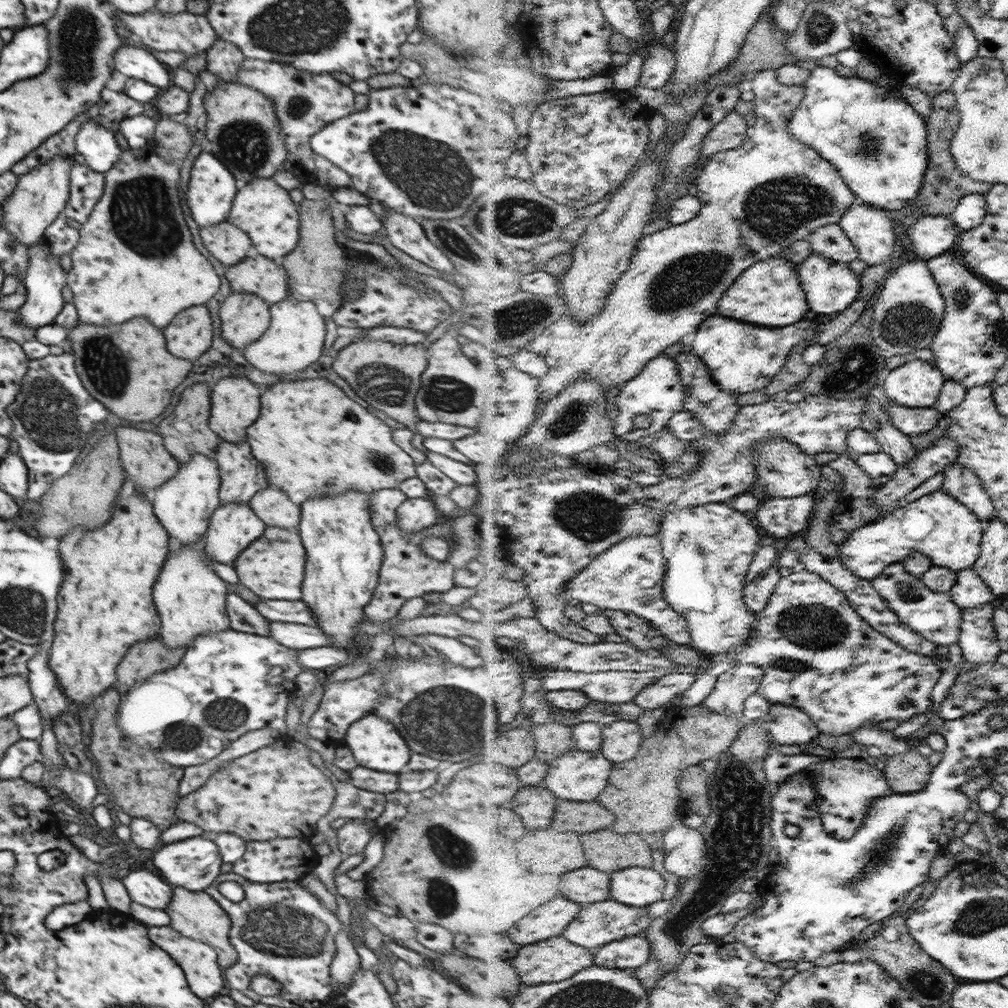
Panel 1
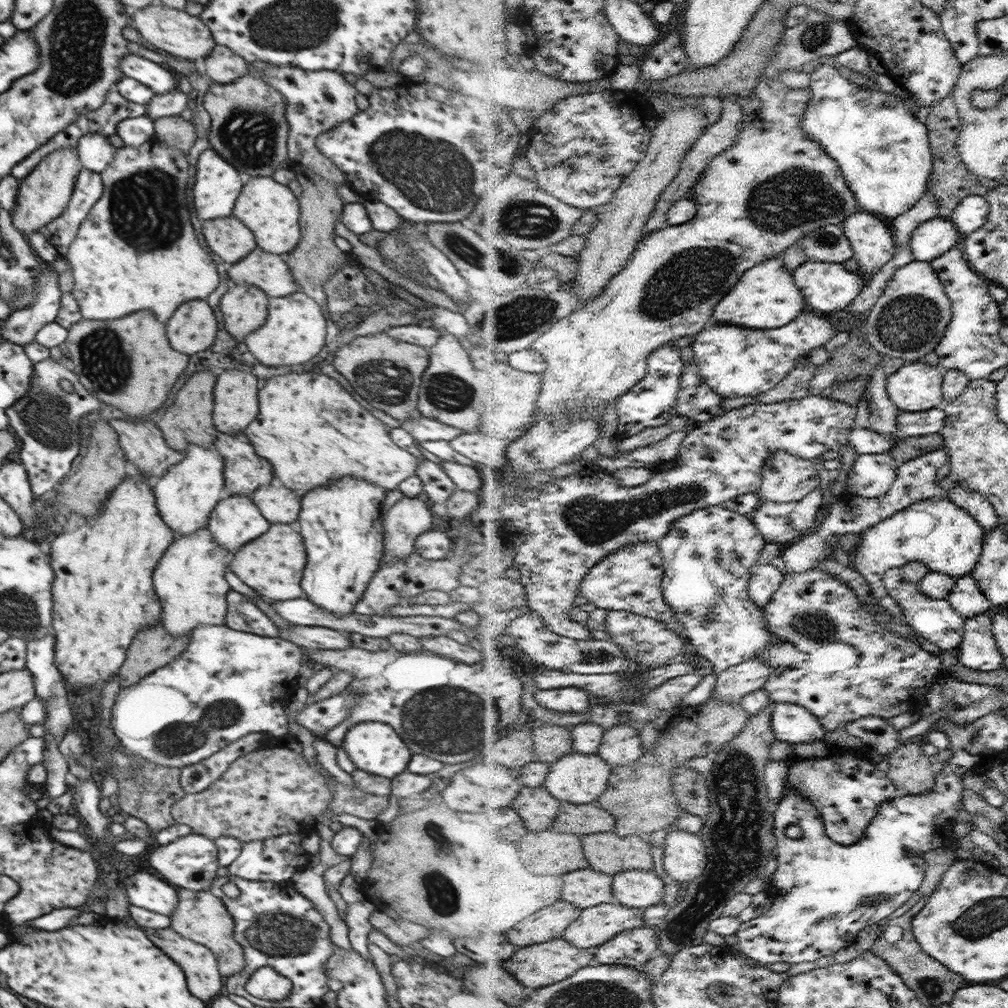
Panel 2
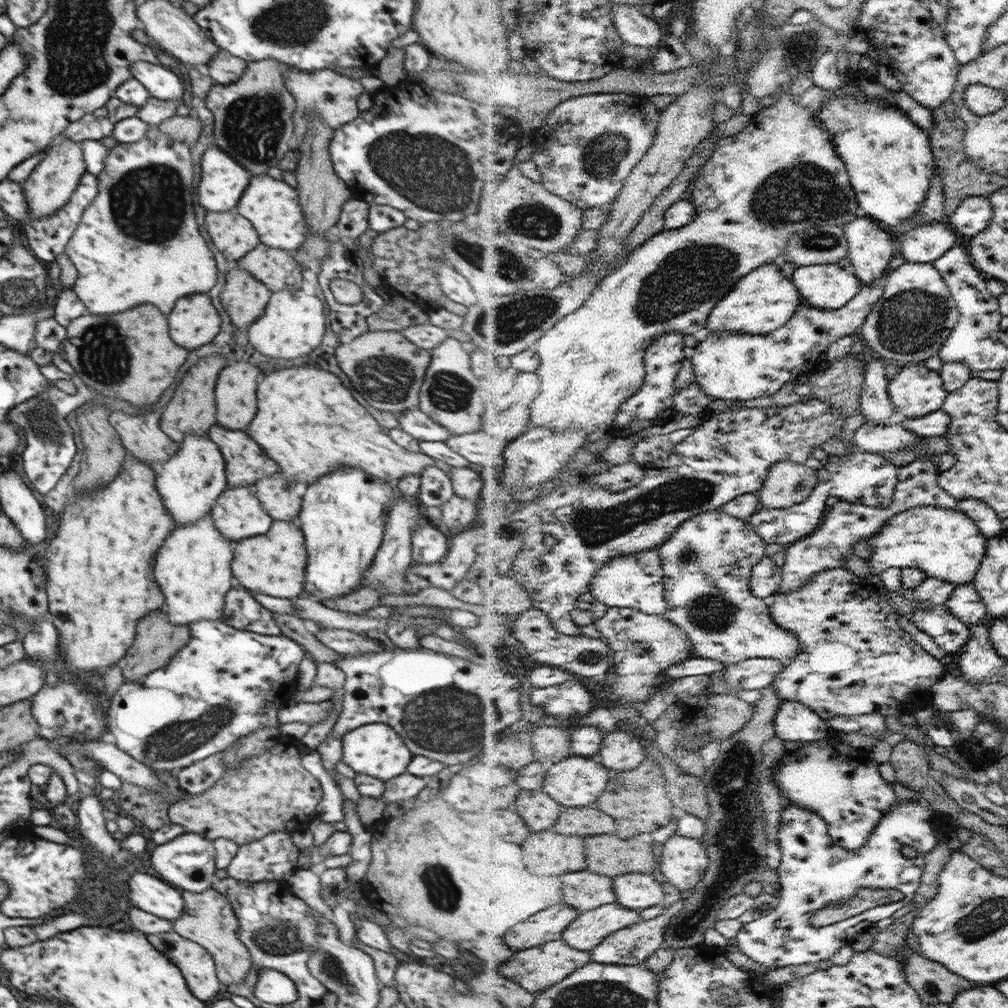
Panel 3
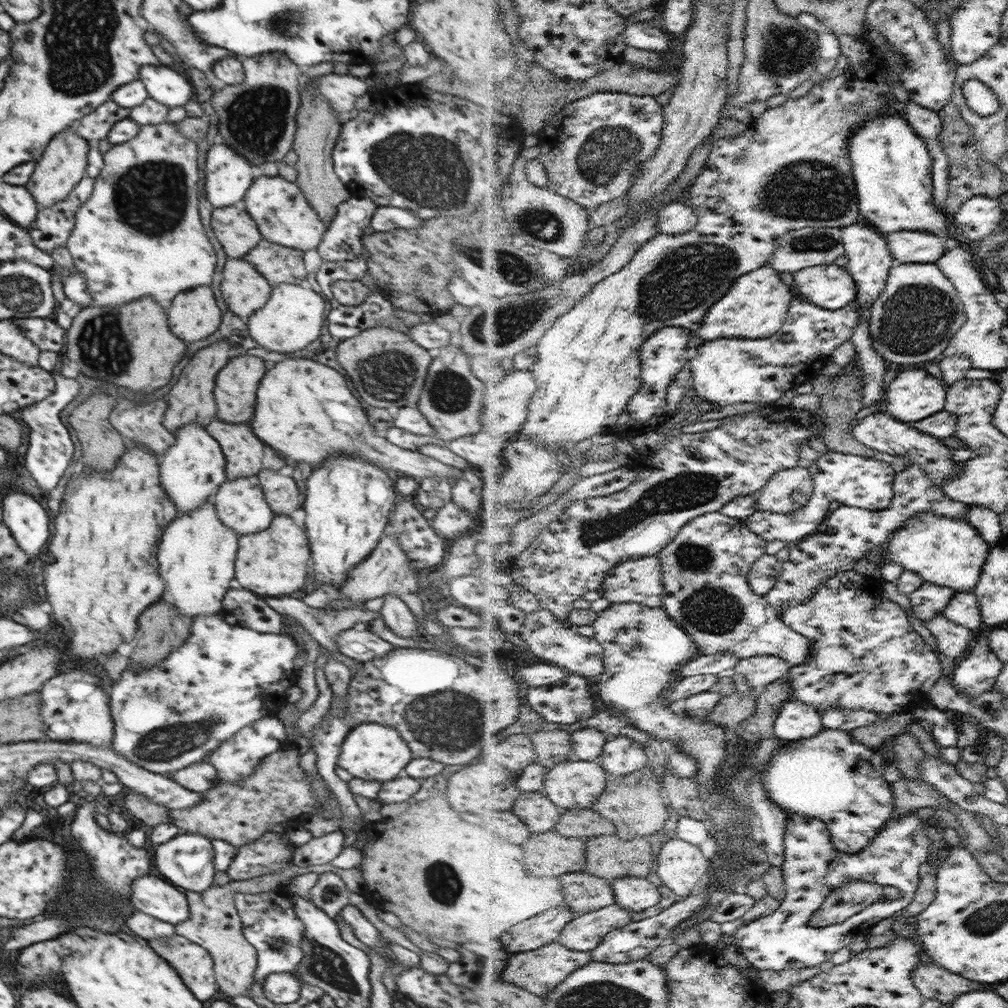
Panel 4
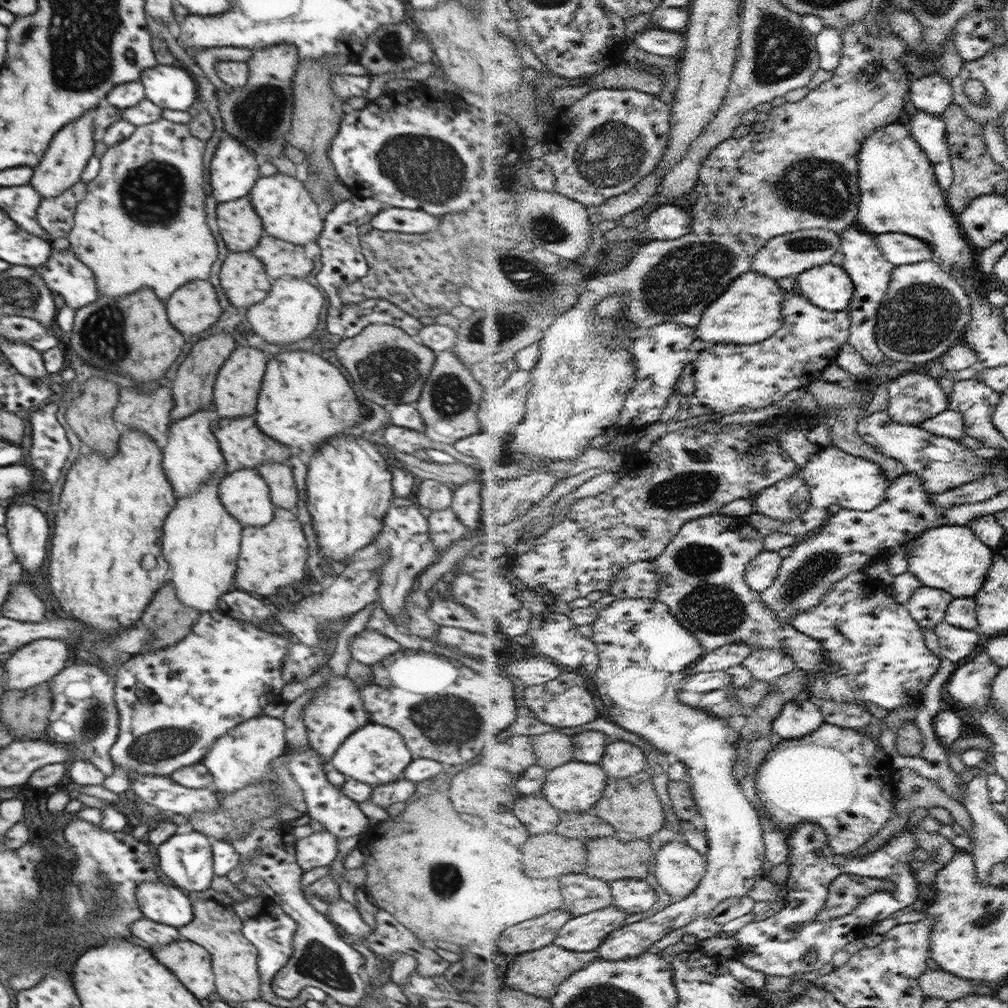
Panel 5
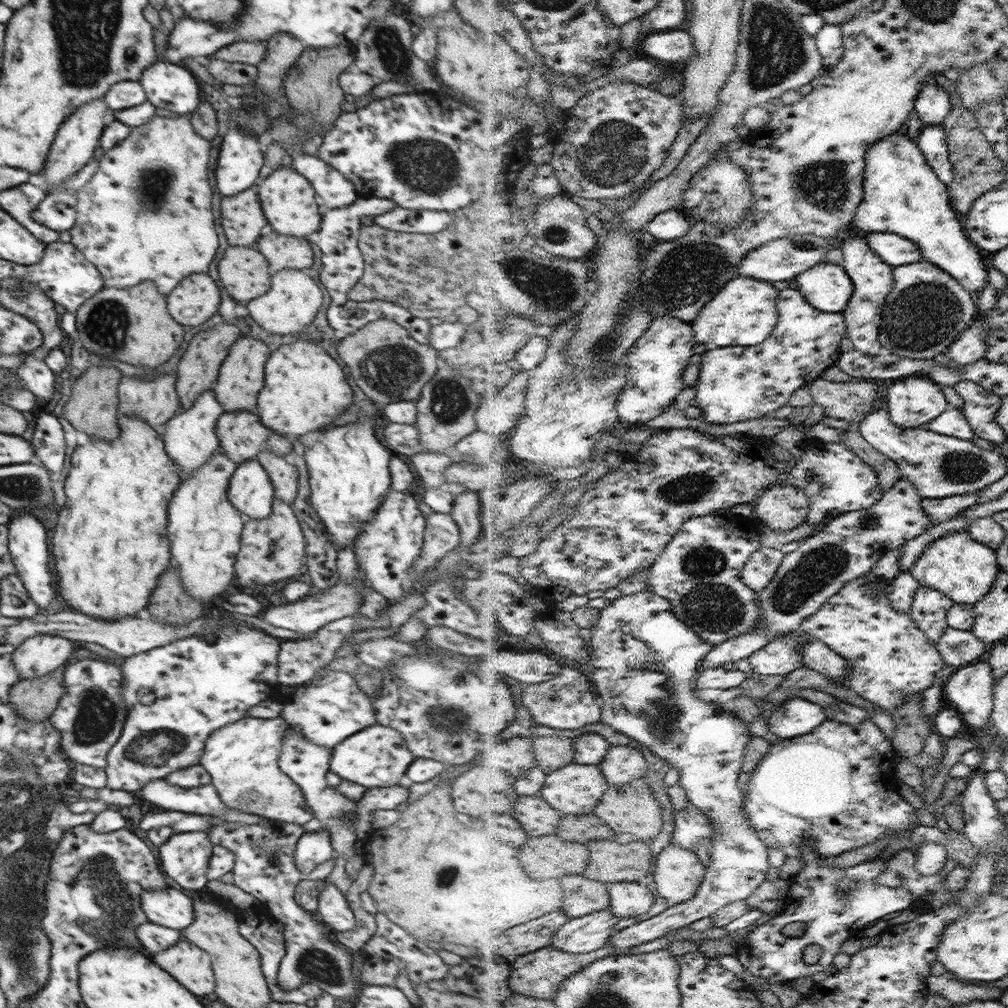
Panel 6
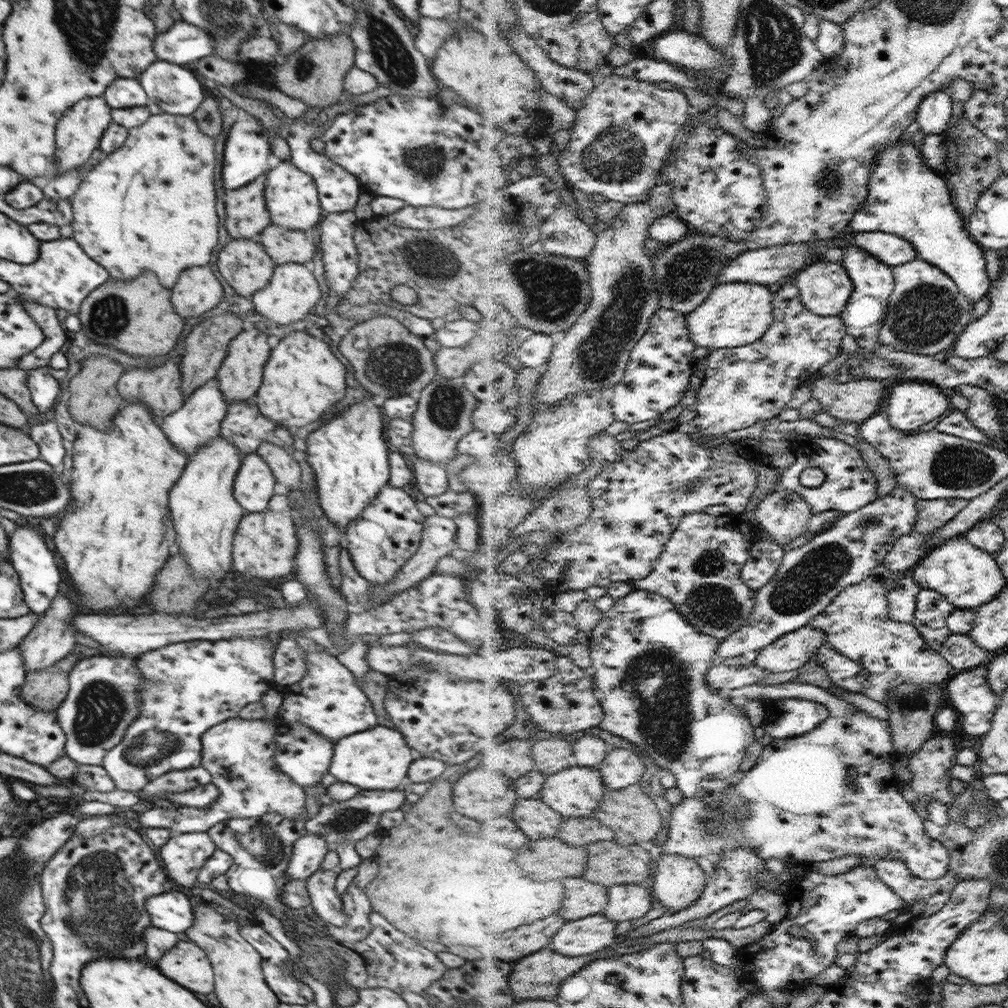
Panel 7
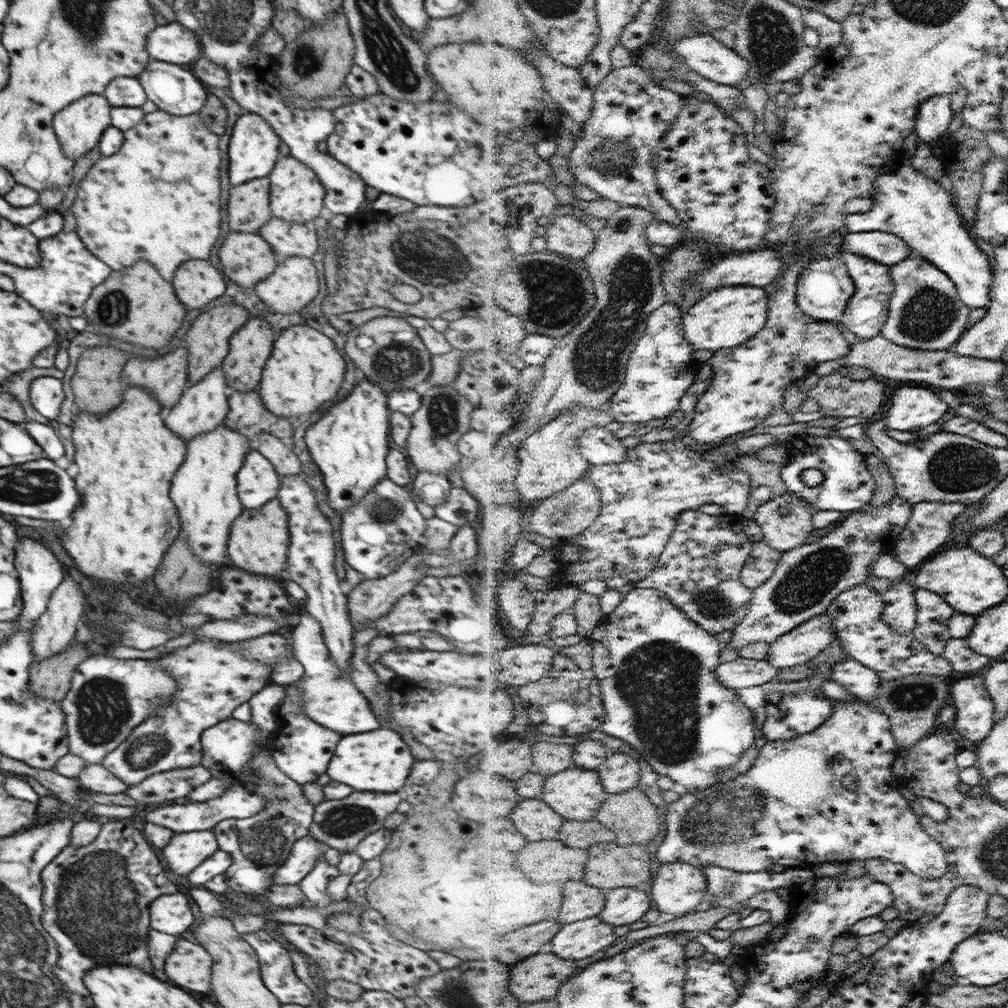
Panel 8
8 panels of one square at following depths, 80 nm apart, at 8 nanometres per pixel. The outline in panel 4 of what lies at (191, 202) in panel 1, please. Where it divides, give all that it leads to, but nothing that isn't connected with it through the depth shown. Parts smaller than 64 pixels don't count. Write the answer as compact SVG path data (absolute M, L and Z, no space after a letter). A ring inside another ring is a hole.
M226 143L213 144L206 152L204 165L205 176L205 198L211 203L212 208L229 207L237 204L244 198L245 191L250 187L252 164L236 153Z

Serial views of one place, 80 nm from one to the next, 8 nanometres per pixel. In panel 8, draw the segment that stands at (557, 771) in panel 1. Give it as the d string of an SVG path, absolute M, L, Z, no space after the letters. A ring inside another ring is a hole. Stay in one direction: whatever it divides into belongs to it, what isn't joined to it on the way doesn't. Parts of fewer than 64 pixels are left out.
M570 767L546 779L541 798L564 819L592 820L609 793L597 770Z

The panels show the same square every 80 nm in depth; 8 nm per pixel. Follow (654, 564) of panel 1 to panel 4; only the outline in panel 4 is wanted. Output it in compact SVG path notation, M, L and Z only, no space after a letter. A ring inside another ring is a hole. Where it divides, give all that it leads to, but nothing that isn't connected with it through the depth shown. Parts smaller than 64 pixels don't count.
M644 556L619 563L607 575L603 597L611 603L641 603L648 607L665 606L666 587L660 556Z

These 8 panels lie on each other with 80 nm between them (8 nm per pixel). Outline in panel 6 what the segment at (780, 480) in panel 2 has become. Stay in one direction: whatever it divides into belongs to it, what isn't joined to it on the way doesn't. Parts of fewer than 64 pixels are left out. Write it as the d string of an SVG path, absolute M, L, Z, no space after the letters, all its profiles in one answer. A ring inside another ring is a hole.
M778 481L765 489L754 501L755 512L773 531L790 531L810 516L810 497L800 487Z

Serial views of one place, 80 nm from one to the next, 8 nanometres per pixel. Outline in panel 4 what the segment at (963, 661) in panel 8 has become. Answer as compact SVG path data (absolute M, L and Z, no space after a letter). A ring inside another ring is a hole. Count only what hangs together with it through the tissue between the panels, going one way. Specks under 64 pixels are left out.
M942 614L925 622L927 630L934 636L937 649L947 658L957 661L969 650L975 640L975 633Z

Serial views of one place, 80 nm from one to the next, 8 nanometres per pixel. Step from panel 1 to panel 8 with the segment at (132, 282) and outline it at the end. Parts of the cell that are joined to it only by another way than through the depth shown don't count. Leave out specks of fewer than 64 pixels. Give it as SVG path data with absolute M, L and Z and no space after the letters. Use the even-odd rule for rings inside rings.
M156 109L151 113L145 113L143 118L135 124L134 127L123 131L123 142L119 150L108 157L100 157L89 168L83 180L81 180L75 188L75 198L67 210L73 214L75 218L74 231L81 239L84 247L87 248L93 256L102 260L112 271L119 271L122 268L130 267L136 260L146 260L166 281L172 279L174 270L179 264L185 260L193 258L205 260L209 258L209 252L213 248L213 244L219 236L220 229L220 181L219 181L219 165L221 164L221 155L219 154L218 142L222 136L209 132L197 113L187 116L173 116L165 111Z

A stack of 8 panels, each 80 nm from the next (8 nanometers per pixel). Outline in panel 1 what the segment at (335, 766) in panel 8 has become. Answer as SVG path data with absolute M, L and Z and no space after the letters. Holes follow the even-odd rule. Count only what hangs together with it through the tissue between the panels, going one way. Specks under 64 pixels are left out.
M370 713L350 724L341 742L349 748L359 766L377 772L399 773L406 766L411 753L402 736L399 736L390 722Z

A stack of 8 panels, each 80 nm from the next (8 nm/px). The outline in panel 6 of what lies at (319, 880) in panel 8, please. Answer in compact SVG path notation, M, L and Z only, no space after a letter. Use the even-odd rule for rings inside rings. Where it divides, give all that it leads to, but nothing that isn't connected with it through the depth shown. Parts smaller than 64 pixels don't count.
M327 879L321 881L322 889L319 891L315 915L334 932L347 932L355 930L353 913L349 910L344 896Z

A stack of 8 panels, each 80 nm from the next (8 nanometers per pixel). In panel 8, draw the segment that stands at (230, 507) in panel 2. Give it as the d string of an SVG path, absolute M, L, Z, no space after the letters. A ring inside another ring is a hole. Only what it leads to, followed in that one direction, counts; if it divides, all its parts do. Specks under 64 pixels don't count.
M250 449L245 455L241 466L236 474L236 489L239 502L243 509L260 509L268 500L276 498L279 483L277 473L272 464L254 449Z

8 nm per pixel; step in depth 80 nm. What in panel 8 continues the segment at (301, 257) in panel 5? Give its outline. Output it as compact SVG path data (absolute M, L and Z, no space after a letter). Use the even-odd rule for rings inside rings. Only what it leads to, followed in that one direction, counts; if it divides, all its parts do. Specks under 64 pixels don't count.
M272 216L257 234L271 247L277 260L288 256L311 258L317 248L317 236L307 222L287 222Z

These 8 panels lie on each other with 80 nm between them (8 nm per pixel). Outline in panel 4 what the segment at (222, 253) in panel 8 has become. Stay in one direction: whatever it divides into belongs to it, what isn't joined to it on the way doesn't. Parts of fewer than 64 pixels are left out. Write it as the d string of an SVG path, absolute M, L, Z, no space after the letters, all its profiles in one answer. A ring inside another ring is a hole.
M227 258L223 265L220 293L227 308L244 320L264 306L271 287L246 258Z

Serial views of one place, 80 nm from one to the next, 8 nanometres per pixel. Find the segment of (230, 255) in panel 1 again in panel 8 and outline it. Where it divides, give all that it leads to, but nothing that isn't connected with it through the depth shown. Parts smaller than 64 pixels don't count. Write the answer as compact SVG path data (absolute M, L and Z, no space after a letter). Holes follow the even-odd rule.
M254 179L232 186L226 206L230 231L255 233L272 217L269 208L269 181Z

